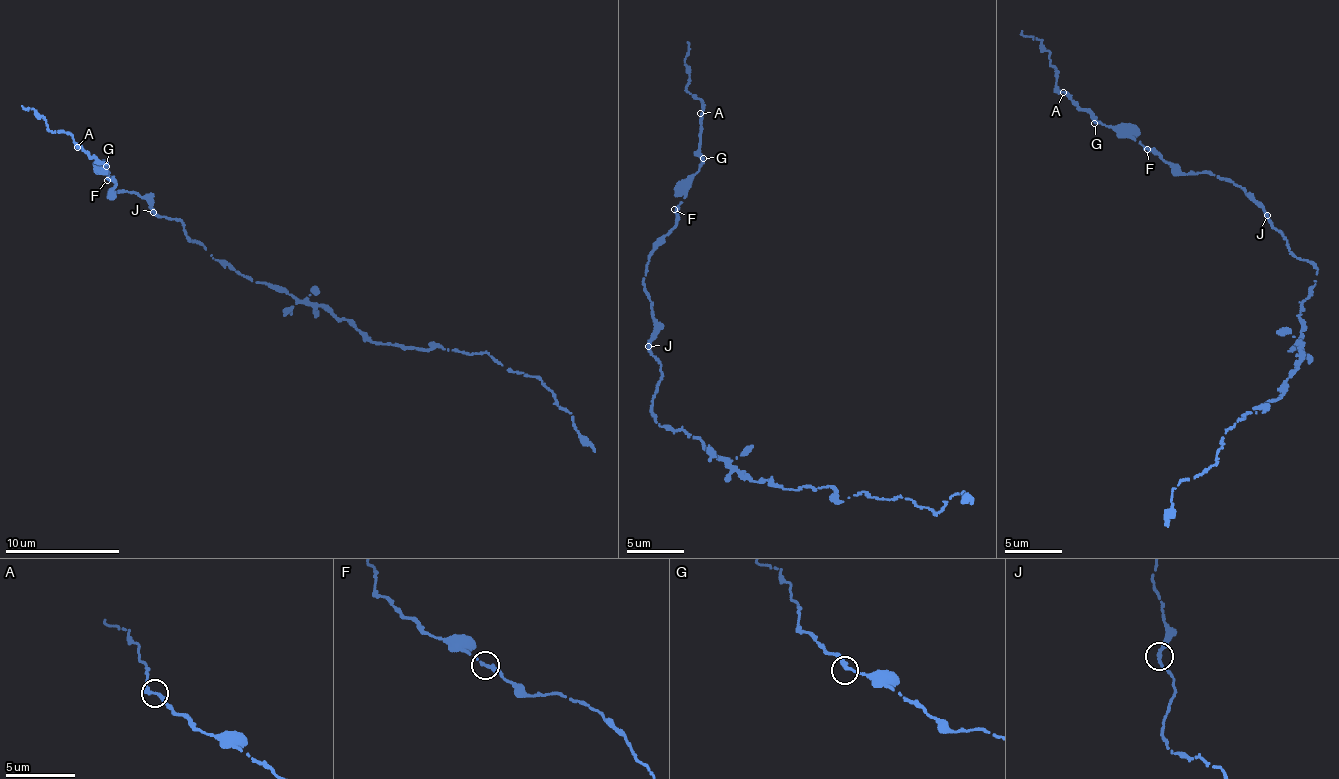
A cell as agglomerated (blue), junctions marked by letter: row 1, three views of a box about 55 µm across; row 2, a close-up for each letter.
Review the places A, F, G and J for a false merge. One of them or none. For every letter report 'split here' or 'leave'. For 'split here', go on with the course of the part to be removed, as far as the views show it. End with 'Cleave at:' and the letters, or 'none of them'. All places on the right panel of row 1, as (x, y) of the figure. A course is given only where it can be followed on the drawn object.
A: leave
F: leave
G: leave
J: leave
Cleave at: none of them

